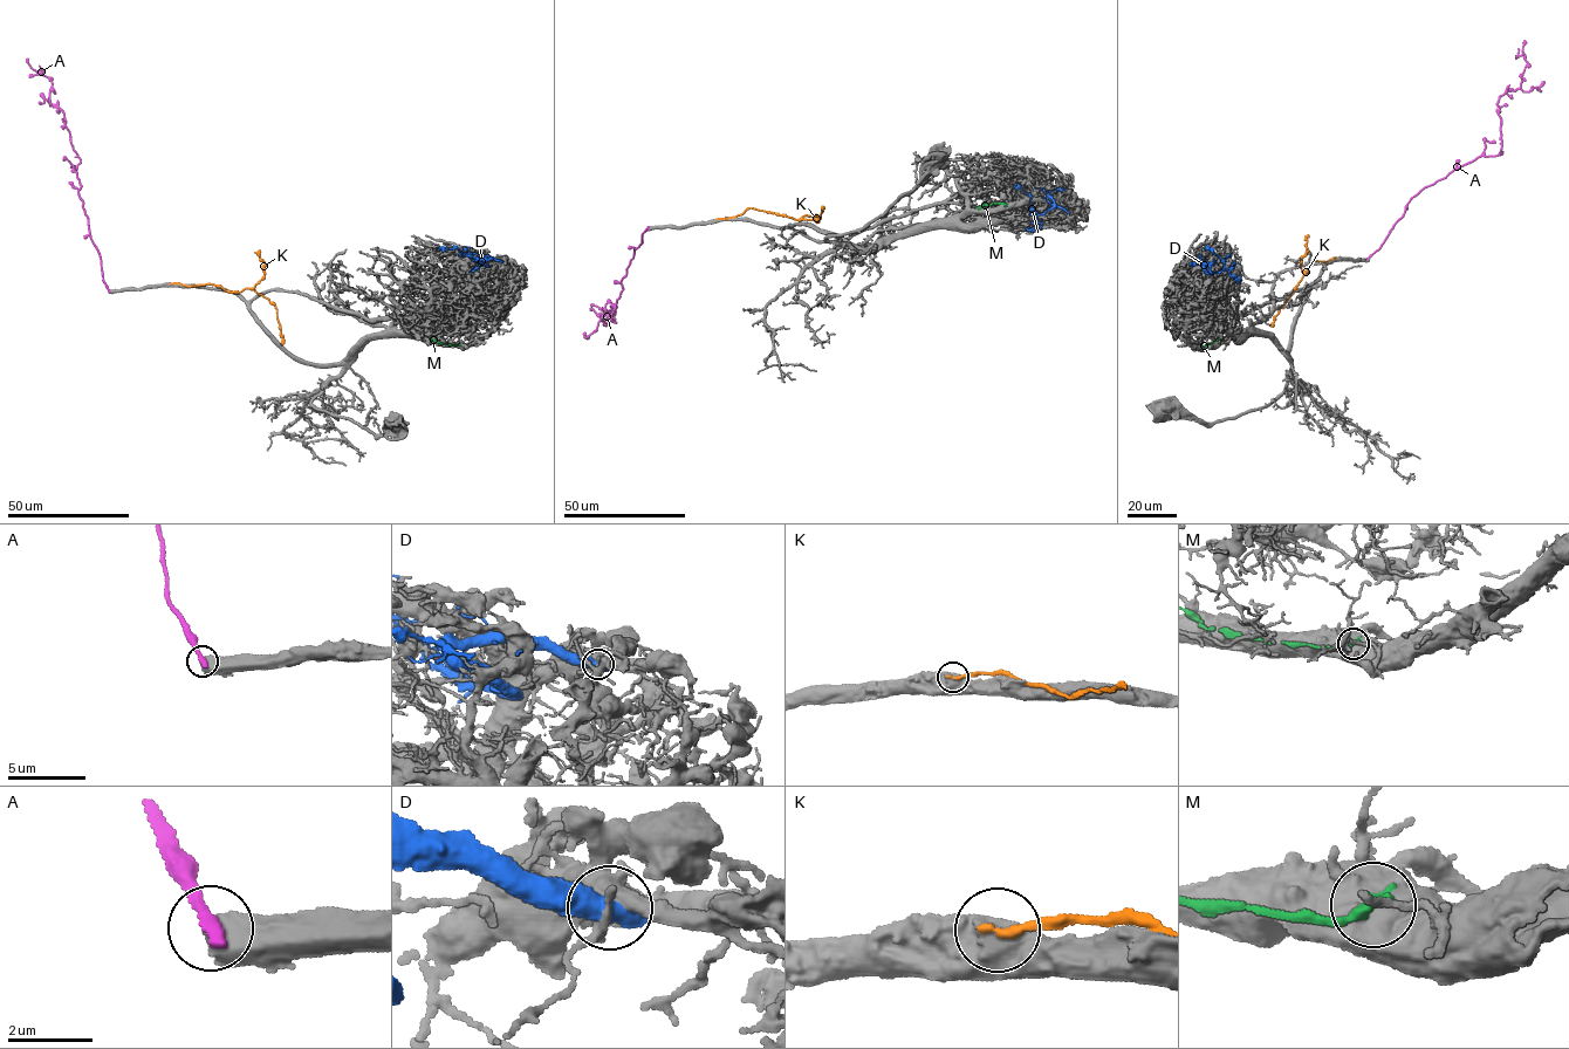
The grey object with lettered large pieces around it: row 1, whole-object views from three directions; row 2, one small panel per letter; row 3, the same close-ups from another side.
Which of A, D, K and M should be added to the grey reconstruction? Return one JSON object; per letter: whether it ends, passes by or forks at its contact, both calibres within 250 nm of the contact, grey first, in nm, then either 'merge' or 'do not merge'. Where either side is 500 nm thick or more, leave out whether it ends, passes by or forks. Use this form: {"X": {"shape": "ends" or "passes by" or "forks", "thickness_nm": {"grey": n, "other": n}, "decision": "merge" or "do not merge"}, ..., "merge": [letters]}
{"A": {"thickness_nm": {"grey": 700, "other": 360}, "decision": "do not merge"}, "D": {"thickness_nm": {"grey": 400, "other": 650}, "decision": "do not merge"}, "K": {"thickness_nm": {"grey": 850, "other": 220}, "decision": "do not merge"}, "M": {"thickness_nm": {"grey": 1000, "other": 320}, "decision": "do not merge"}, "merge": []}

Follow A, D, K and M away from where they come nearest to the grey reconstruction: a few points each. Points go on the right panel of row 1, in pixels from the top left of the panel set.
A: (1367, 259), (1424, 187), (1499, 152), (1498, 102), (1520, 87), (1527, 63), (1523, 54), (1515, 57)
D: (1211, 272), (1211, 265), (1205, 265), (1208, 274), (1218, 272), (1225, 264), (1212, 252)
K: (1336, 258), (1328, 261), (1314, 259), (1271, 326)
M: (1204, 347), (1218, 337)

